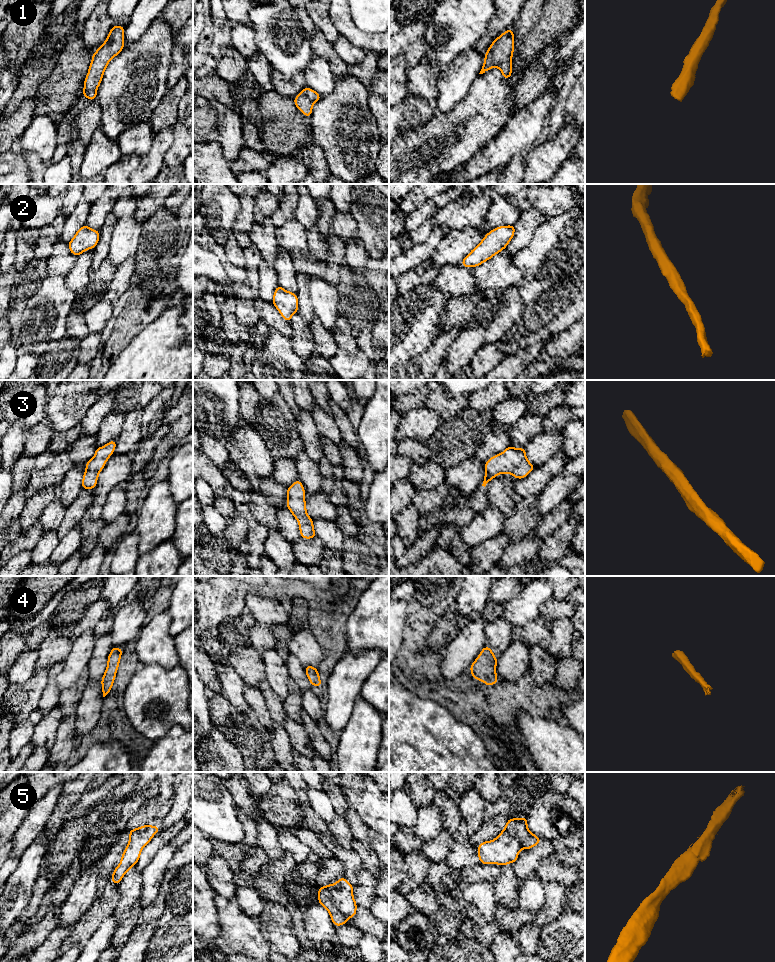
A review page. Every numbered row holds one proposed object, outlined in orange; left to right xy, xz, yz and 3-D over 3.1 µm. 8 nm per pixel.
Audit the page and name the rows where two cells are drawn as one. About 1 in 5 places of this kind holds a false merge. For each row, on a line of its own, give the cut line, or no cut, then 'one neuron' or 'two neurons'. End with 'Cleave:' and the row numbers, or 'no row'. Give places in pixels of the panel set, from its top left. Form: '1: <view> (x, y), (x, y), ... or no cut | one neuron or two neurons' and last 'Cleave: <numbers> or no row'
1: no cut | one neuron
2: no cut | one neuron
3: no cut | one neuron
4: no cut | one neuron
5: no cut | one neuron
Cleave: no row

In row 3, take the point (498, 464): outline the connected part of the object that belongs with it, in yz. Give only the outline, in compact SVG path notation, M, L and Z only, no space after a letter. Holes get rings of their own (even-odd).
M507 447L503 453L497 454L485 463L485 478L482 486L498 474L510 473L514 478L522 479L535 468L526 457L524 448Z

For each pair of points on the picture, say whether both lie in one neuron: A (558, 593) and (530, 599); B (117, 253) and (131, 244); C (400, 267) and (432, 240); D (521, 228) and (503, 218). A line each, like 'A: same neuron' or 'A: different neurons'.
A: different neurons
B: same neuron
C: same neuron
D: different neurons

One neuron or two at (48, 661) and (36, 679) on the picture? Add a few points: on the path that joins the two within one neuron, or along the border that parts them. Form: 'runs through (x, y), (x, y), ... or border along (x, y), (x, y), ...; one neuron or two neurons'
border along (48, 668), (35, 672); two neurons

